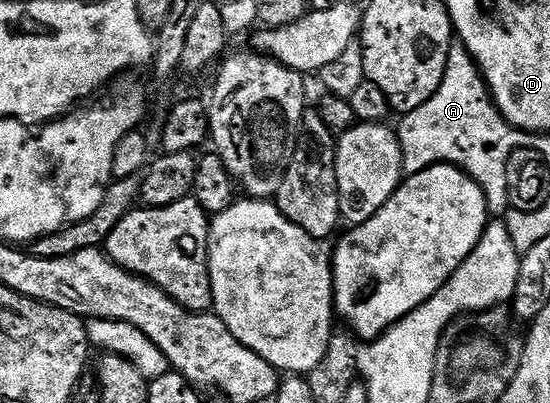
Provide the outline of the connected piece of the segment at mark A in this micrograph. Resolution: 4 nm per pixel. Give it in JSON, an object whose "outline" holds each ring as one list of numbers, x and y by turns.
{"outline":[[452,43,445,78,437,94,433,94,429,102,425,102,417,110,406,113,400,120,403,121,397,124,397,135,403,151,403,170,407,176,432,168,435,164,453,164,469,173,481,186,487,198,488,213,492,217,503,218,508,215,507,208,509,209,511,204,511,187,509,186,511,157,526,150,533,142,533,138,529,138,529,132,522,132,521,129,515,128,500,114,499,107,492,100,483,75,475,64,475,59,467,53,464,44]]}

